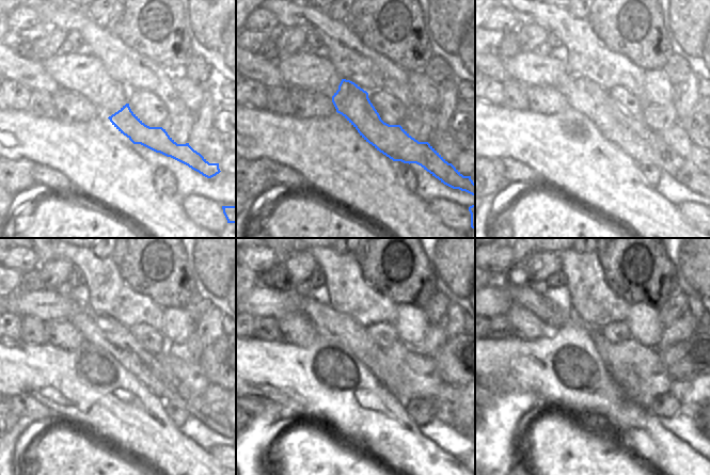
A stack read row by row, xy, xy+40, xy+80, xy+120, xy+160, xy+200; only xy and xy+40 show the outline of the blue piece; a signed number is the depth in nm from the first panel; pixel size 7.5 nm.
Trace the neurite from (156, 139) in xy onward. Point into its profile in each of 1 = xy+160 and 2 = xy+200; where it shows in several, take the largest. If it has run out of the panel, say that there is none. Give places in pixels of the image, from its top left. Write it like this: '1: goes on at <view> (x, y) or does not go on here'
1: goes on at xy+160 (329, 323)
2: goes on at xy+200 (525, 297)

